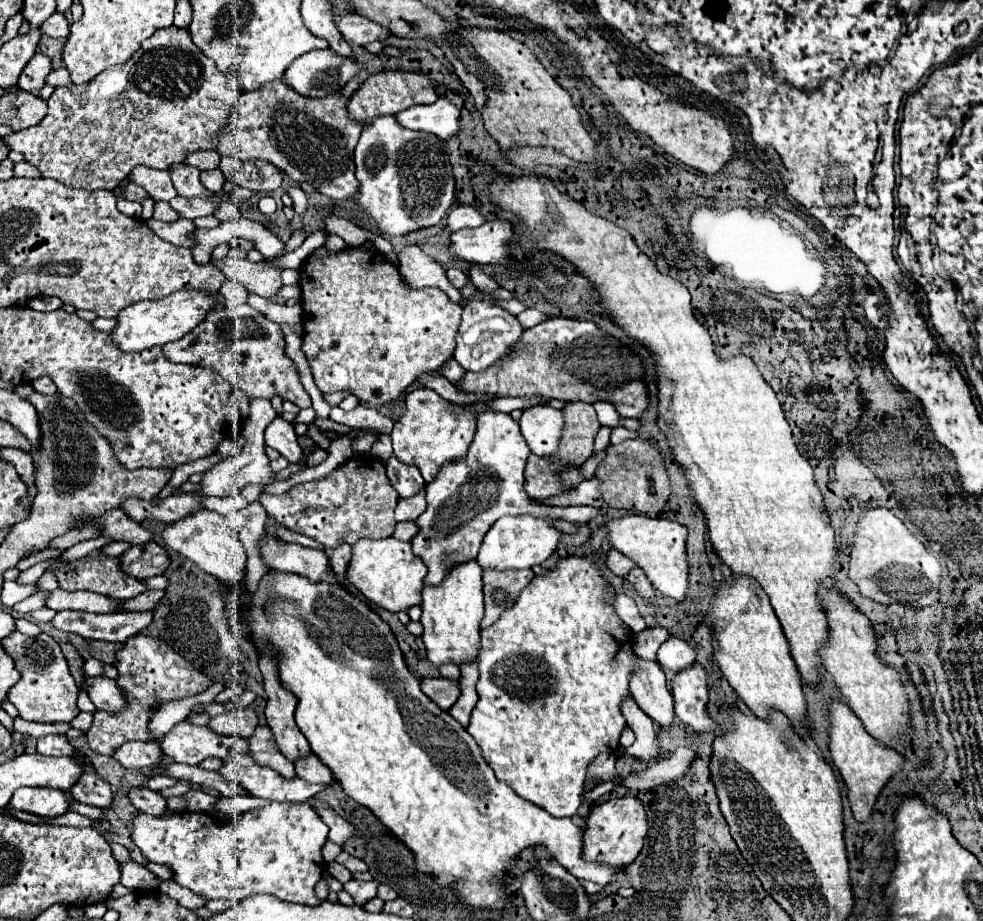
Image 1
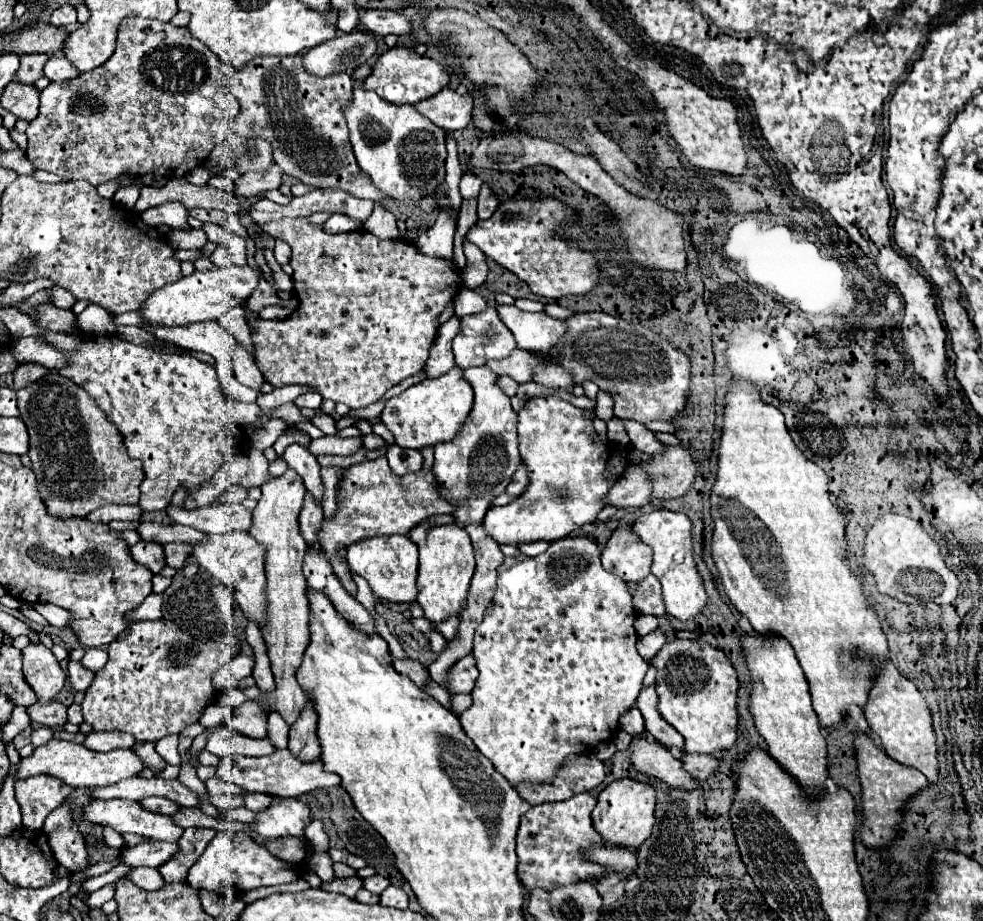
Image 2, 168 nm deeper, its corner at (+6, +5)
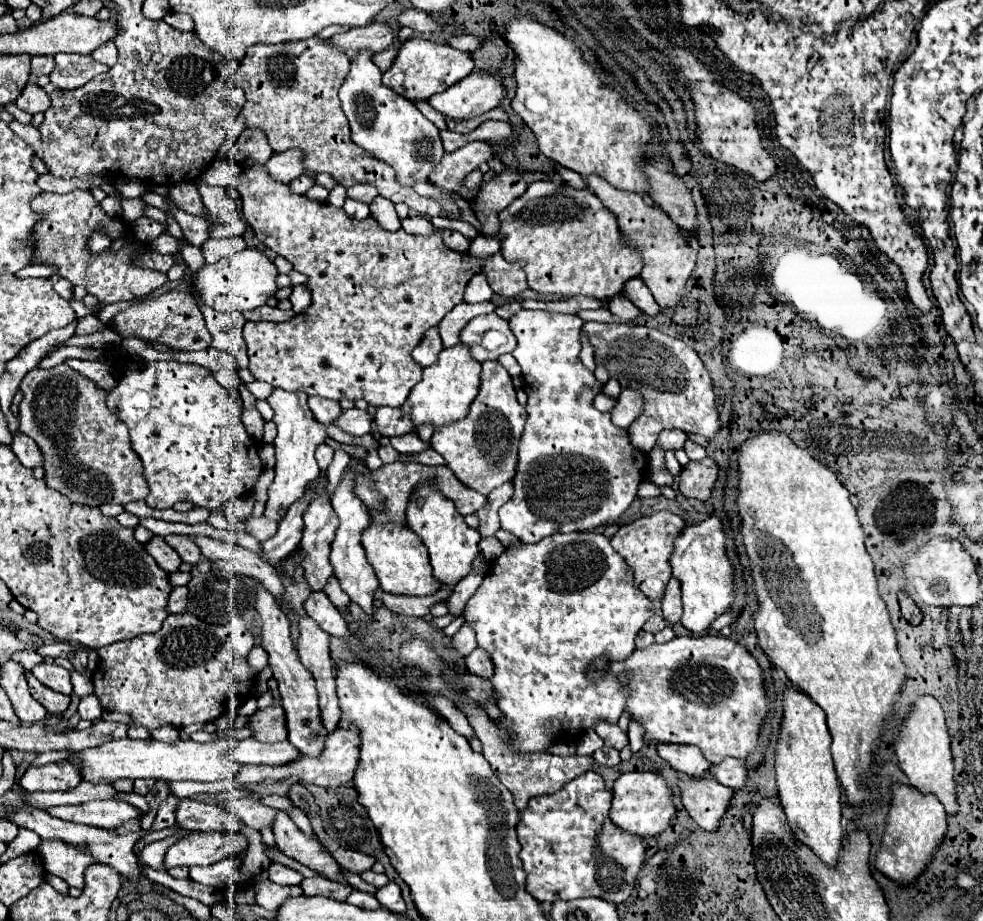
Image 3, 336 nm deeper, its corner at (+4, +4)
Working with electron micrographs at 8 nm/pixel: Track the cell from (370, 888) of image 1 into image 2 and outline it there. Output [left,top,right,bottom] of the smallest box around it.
[320,876,362,898]

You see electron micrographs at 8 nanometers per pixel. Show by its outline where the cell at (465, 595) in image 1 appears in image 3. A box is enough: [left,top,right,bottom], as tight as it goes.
[406,483,480,585]

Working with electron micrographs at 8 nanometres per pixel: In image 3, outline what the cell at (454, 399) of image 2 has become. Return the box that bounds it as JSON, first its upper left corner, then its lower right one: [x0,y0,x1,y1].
[400,343,480,429]

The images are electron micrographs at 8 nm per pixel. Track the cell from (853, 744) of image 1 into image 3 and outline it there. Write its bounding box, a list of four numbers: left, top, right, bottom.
[874,783,946,883]

